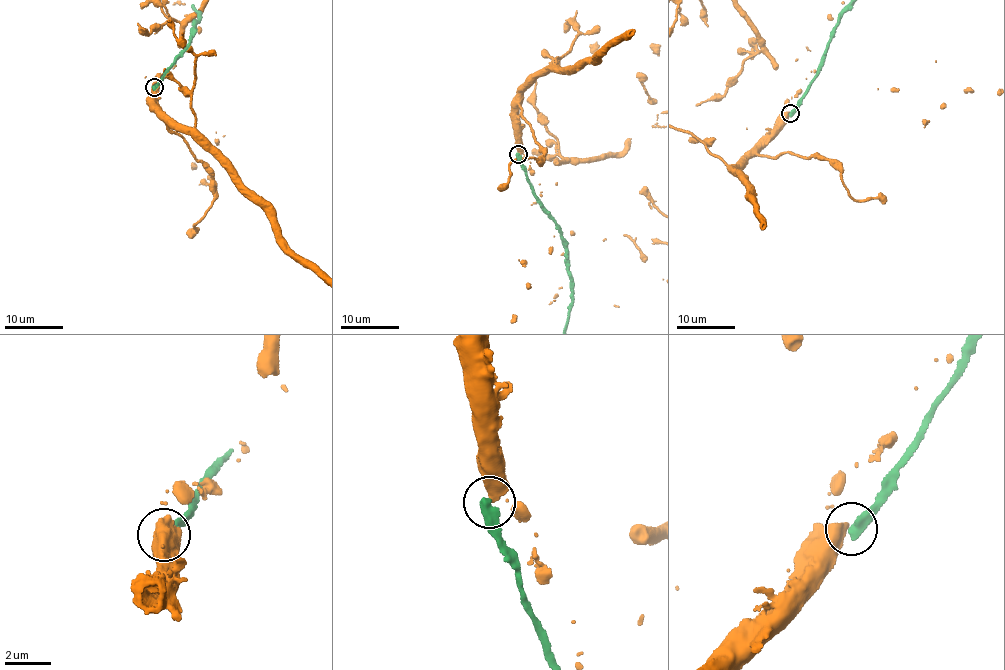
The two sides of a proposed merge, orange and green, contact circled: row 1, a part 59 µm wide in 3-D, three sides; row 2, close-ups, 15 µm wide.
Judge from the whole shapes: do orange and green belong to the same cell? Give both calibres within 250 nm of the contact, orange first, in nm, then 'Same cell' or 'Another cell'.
Thickness 500 nm (orange) against 550 nm. Another cell

